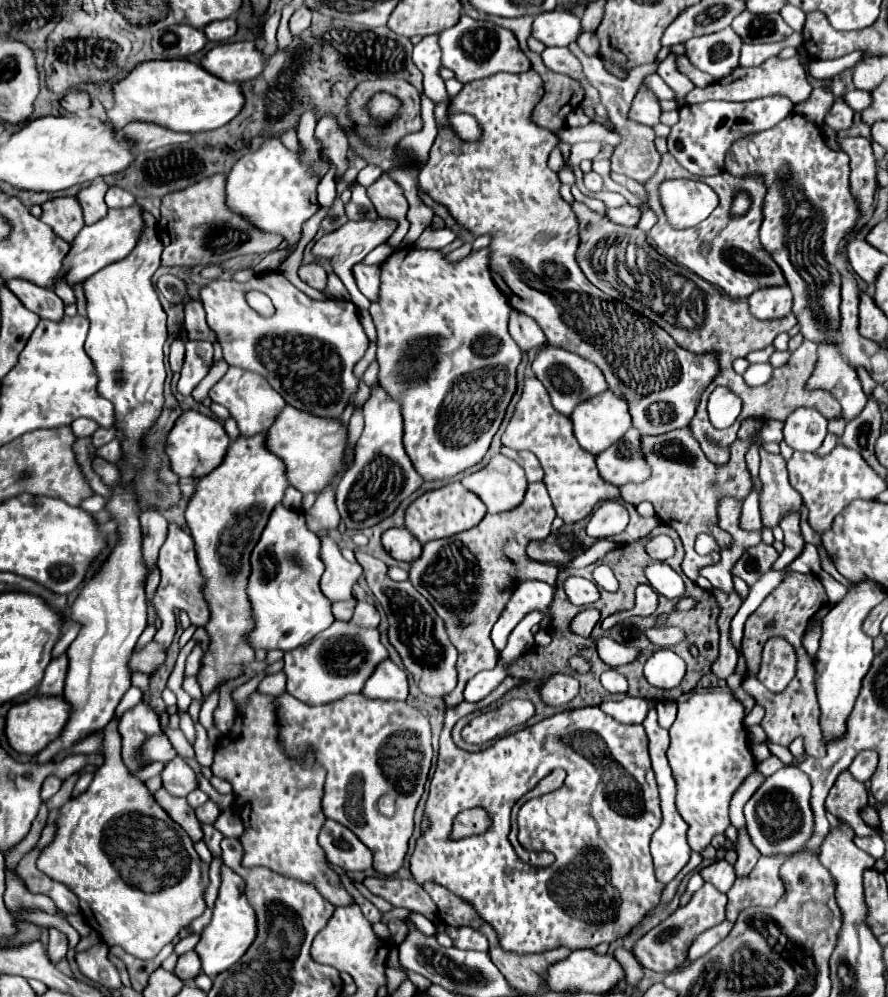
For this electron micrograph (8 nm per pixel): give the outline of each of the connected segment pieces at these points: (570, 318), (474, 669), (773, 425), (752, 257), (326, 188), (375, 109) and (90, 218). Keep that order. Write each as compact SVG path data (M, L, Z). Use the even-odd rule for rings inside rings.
M524 71L524 73L516 73L516 75L512 75L512 73L498 73L498 75L492 75L492 77L486 77L484 81L472 81L472 83L468 83L468 85L464 85L464 89L460 91L460 95L452 97L448 113L462 113L462 111L464 111L464 113L474 115L474 117L480 121L484 135L482 135L482 139L476 141L476 143L466 143L466 141L462 141L462 139L452 131L452 127L440 129L440 131L438 131L438 137L436 137L432 149L430 149L430 163L426 163L424 169L420 171L420 185L422 185L424 191L428 191L428 195L430 195L434 201L446 205L448 211L452 213L452 217L454 217L464 229L468 229L468 231L474 233L476 237L478 237L478 235L484 235L484 233L492 233L492 235L494 235L494 241L490 243L490 249L492 249L492 277L494 277L496 285L500 287L500 291L508 297L508 303L510 303L516 311L526 313L528 317L532 317L532 319L540 325L540 329L544 331L544 335L546 335L546 339L548 339L550 345L560 345L560 347L564 347L564 349L568 349L568 351L572 351L572 353L576 353L576 355L586 357L588 361L592 361L592 363L602 371L602 375L604 375L604 379L606 379L606 383L608 383L608 389L610 389L612 393L620 395L622 399L626 399L626 403L628 403L628 407L630 407L632 427L634 427L634 429L638 429L642 435L664 435L664 433L670 433L670 431L674 431L674 429L688 427L690 421L692 421L692 417L694 417L694 413L696 413L696 407L698 407L698 403L700 403L700 395L704 393L704 389L712 383L712 379L714 379L716 373L718 373L718 363L716 363L716 359L714 359L712 353L694 355L694 353L682 349L680 345L676 345L676 341L674 341L662 327L658 327L656 323L652 323L648 317L644 317L642 313L634 311L634 309L628 307L626 303L616 301L616 299L608 297L606 293L602 293L602 291L600 291L598 287L594 287L594 285L586 279L586 275L582 273L582 269L580 269L580 265L578 265L578 261L576 261L576 251L578 251L578 245L580 245L578 221L576 221L576 215L572 213L570 205L568 205L568 203L562 199L562 195L560 195L560 181L558 181L558 175L556 175L554 171L550 171L548 165L546 165L550 151L552 151L552 149L556 147L556 143L558 143L558 137L556 137L550 129L540 127L540 125L536 125L536 123L532 121L532 111L534 111L534 107L540 103L542 97L544 97L544 83L542 83L542 79L540 79L540 75L538 75L536 71Z
M542 481L528 485L524 501L504 513L488 513L476 527L462 531L450 539L428 541L424 545L422 557L412 563L410 583L414 589L428 599L434 611L446 621L446 629L450 641L458 649L458 685L456 689L444 697L448 707L464 701L462 691L470 677L484 669L494 669L498 661L498 653L490 641L490 629L498 621L504 605L508 603L512 589L518 581L540 579L554 585L558 569L578 569L596 563L608 551L616 547L616 543L608 539L598 539L586 553L580 553L576 559L558 565L558 563L530 563L526 557L526 545L534 539L544 539L551 533L551 525L556 517L556 511ZM552 565L552 567L546 567ZM516 581L516 583L514 583ZM470 589L474 589L474 597L468 597Z
M776 419L764 421L764 425L760 429L762 443L780 443L782 441L782 427L784 427L782 421L776 421Z
M670 153L662 155L662 161L658 165L658 171L654 173L654 177L650 177L644 185L646 189L646 203L648 207L656 213L658 223L650 229L648 239L650 243L656 243L656 251L660 255L664 255L666 259L670 259L672 263L678 263L686 269L690 269L692 273L696 273L698 277L702 277L704 281L716 285L718 289L722 289L730 299L744 299L750 297L754 291L758 291L760 287L784 287L786 279L782 269L778 267L778 263L772 259L772 255L762 247L758 231L762 225L762 209L764 209L764 197L766 197L766 183L760 175L746 175L746 177L734 177L726 171L722 171L720 175L714 177L704 177L702 181L706 185L710 185L716 195L720 197L718 207L714 209L712 217L708 217L706 221L702 221L696 227L690 229L682 229L676 231L668 225L664 211L656 199L656 185L664 179L678 179L678 177L686 177L686 179L694 179L692 173L688 173ZM736 191L748 191L748 195L752 197L754 205L750 209L750 213L746 213L740 219L732 219L730 217L730 205L732 205L732 197Z
M319 150L320 158L329 165L329 170L320 181L317 187L317 199L321 207L330 207L337 197L337 189L335 182L336 167L328 158L324 158Z
M378 93L374 95L374 99L370 101L370 113L380 117L380 119L390 119L396 115L398 107L400 107L400 101L388 93Z
M96 179L90 187L82 189L76 199L80 201L82 205L82 211L84 211L84 221L86 225L92 225L96 221L100 221L102 217L106 217L108 213L108 207L104 203L104 193L106 193L108 185L102 181L102 179Z

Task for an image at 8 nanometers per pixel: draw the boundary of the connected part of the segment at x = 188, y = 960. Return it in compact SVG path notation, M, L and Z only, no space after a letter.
M188 951L188 953L184 953L184 955L178 957L178 963L176 963L176 967L174 967L172 973L174 973L178 979L188 981L188 979L196 979L196 975L198 975L200 971L202 971L202 969L200 969L200 959L196 957L194 951Z

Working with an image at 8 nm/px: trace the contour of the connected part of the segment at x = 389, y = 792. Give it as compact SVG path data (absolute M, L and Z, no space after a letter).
M288 693L278 697L282 745L290 757L302 757L308 747L316 751L316 761L326 767L326 793L324 793L324 815L348 827L374 855L372 869L384 877L394 875L408 851L408 841L414 831L414 809L422 797L424 783L428 779L432 761L430 723L428 719L404 701L382 701L368 699L366 695L348 695L338 701L310 707Z

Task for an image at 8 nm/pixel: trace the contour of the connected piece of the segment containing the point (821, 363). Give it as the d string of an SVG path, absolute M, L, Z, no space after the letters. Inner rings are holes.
M818 345L818 365L816 373L808 381L808 389L828 389L830 393L836 393L846 421L858 417L868 401L856 369L848 365L834 345Z

